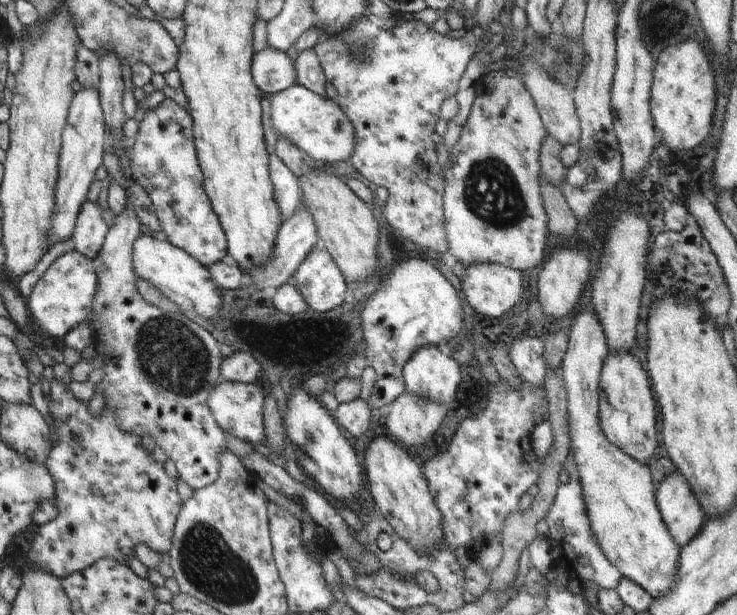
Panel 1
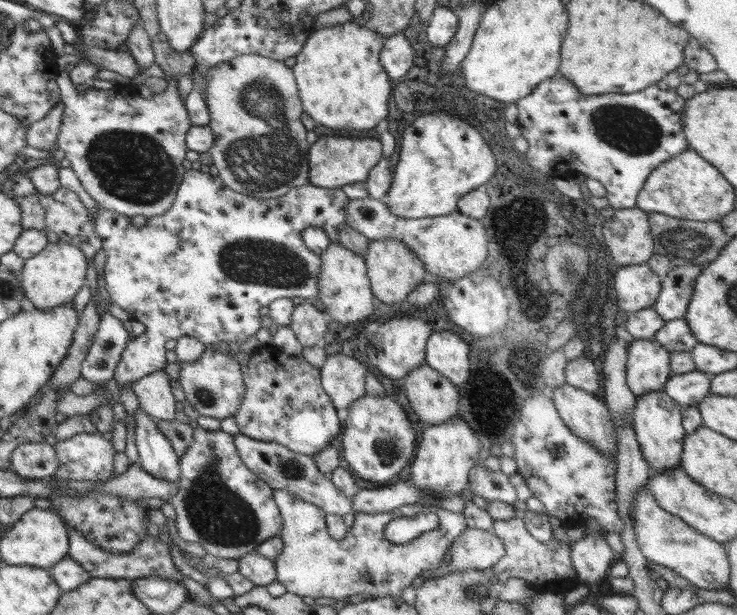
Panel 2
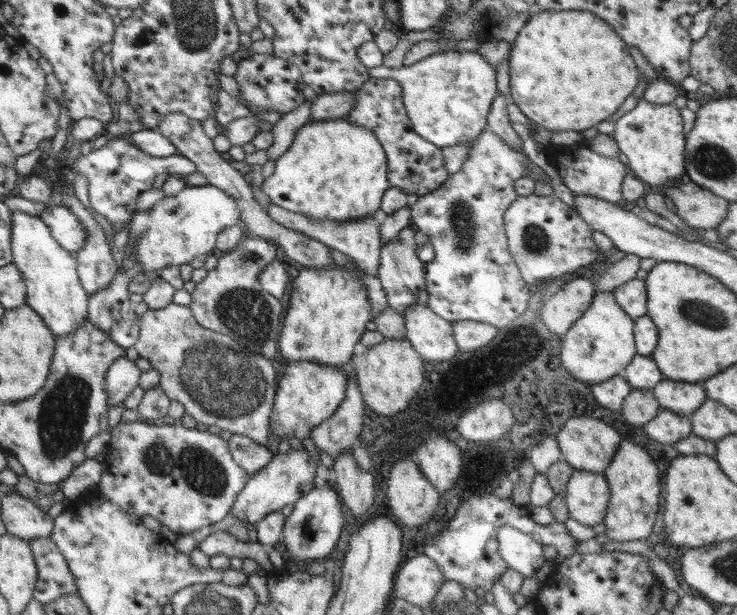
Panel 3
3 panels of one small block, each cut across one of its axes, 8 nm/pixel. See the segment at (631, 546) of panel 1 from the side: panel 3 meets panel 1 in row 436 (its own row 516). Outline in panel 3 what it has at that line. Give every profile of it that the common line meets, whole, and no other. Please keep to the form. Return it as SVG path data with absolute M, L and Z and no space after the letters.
M574 469L563 494L569 518L588 527L604 523L611 494L603 474Z

